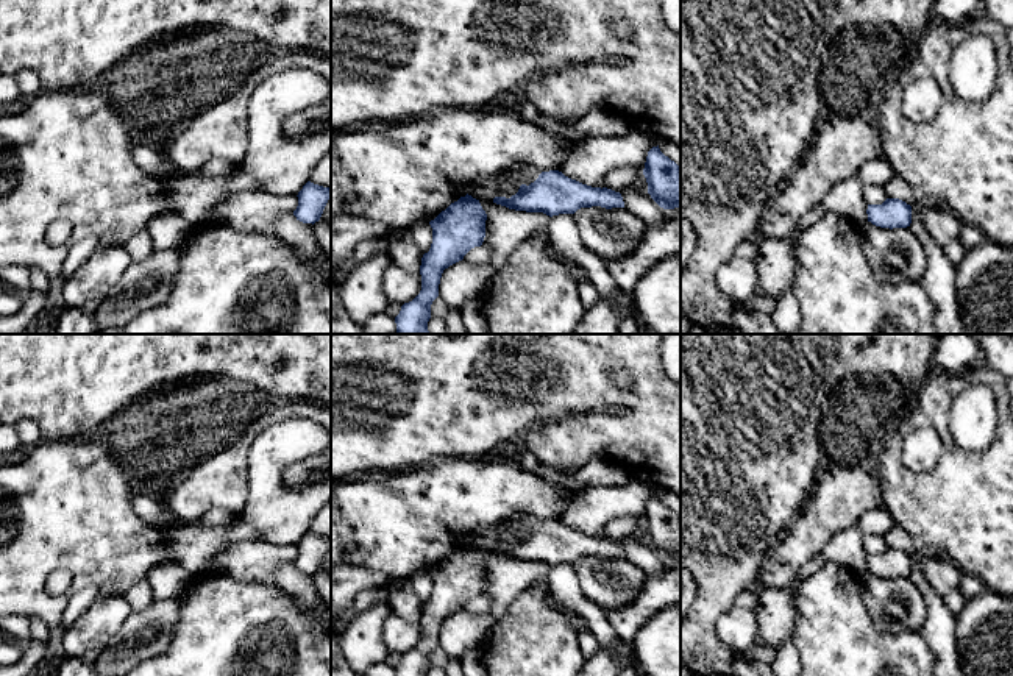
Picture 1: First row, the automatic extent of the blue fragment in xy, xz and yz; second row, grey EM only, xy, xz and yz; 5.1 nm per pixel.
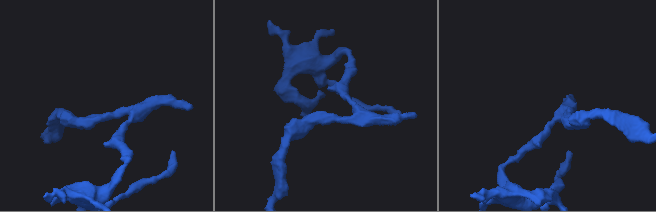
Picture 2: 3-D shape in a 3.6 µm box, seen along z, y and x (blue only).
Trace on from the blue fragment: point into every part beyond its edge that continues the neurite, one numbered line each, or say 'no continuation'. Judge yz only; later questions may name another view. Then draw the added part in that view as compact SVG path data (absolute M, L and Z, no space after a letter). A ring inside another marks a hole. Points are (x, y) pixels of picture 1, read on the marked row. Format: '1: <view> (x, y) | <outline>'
1: yz (873, 194) | M865 184L863 198L865 198L866 205L882 205L888 198L888 195L887 195L883 186Z

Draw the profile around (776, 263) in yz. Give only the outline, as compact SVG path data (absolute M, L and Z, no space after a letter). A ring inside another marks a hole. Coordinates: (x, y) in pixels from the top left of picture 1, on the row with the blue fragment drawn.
M763 236L759 254L754 258L757 264L759 292L782 298L793 290L798 272L796 247L785 239Z

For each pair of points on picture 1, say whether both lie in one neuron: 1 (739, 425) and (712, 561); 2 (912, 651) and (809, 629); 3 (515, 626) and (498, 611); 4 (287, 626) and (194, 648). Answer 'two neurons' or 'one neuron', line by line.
1: one neuron
2: one neuron
3: two neurons
4: one neuron

